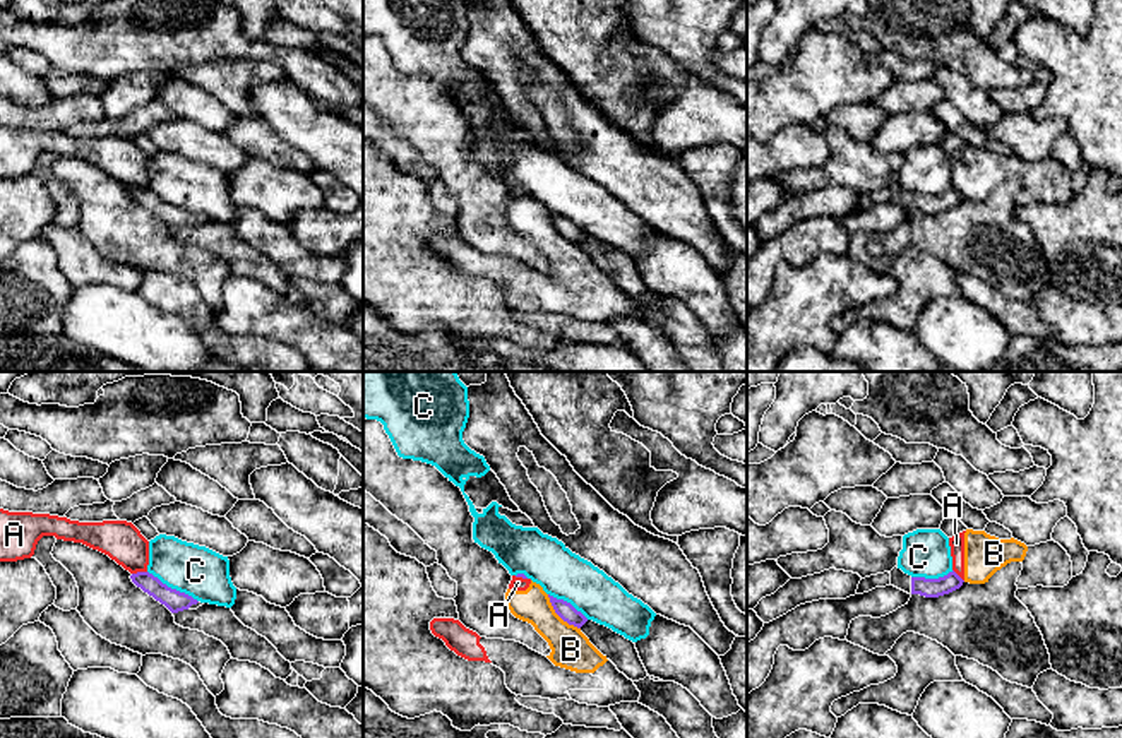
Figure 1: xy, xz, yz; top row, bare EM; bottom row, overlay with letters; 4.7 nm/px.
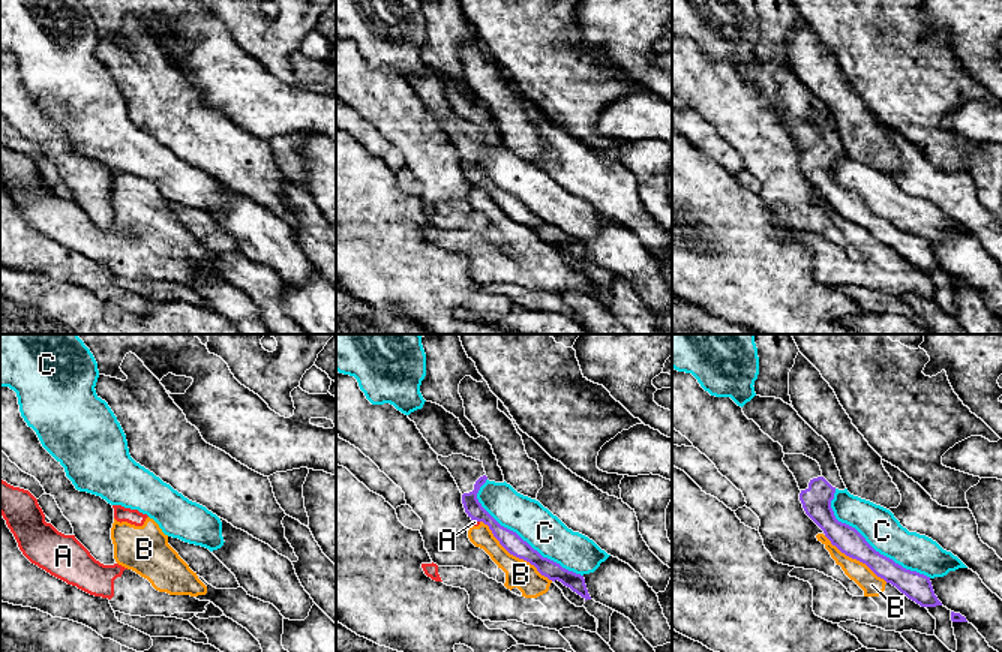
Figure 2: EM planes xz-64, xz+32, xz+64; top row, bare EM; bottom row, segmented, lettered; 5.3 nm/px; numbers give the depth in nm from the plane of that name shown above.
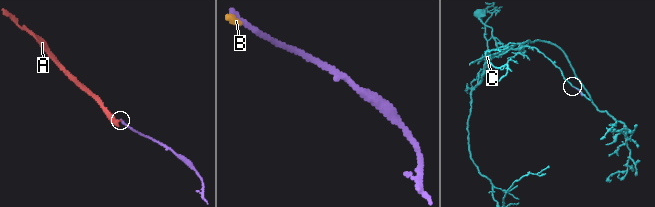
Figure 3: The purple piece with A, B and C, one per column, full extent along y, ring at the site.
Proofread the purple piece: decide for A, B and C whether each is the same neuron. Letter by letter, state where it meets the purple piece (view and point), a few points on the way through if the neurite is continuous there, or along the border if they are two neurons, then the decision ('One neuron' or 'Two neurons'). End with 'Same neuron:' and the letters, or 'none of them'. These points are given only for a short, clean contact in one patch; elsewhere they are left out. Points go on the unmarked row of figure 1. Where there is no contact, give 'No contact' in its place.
A: Touches purple at xy (139, 189). Boundary: xy (146, 187), (132, 190). Two neurons
B: Touches purple at xz (559, 232). Two neurons
C: Touches purple at xy (173, 206). Two neurons
Same neuron: none of them

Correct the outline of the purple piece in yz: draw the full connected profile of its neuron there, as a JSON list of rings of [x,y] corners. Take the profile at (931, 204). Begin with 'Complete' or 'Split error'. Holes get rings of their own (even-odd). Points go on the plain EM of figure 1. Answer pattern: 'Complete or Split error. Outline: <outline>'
Split error. Outline: [[[894,183],[891,188],[862,195],[856,211],[868,209],[875,204],[894,202],[908,211],[939,214],[959,205],[963,199],[964,197],[954,187],[939,195],[925,195],[925,193],[911,193],[904,190],[901,185]]]

